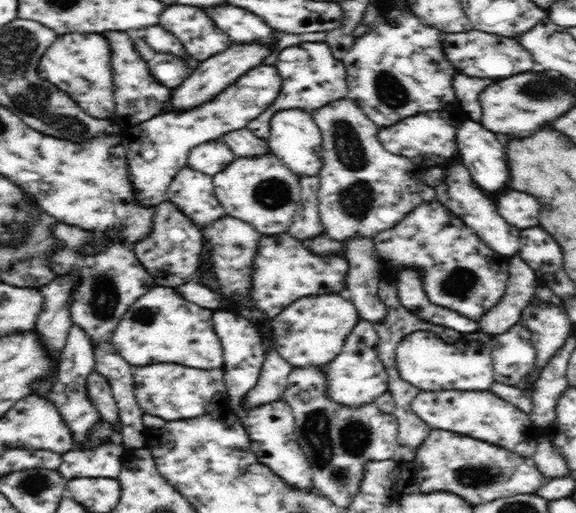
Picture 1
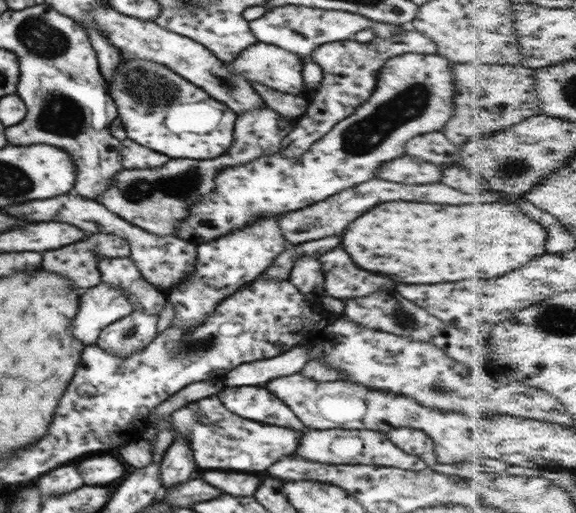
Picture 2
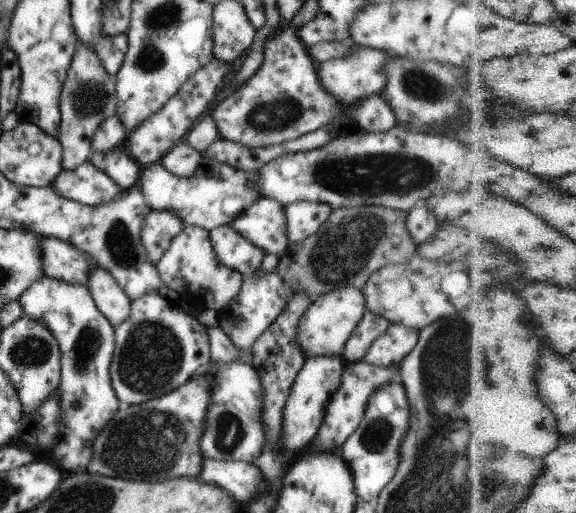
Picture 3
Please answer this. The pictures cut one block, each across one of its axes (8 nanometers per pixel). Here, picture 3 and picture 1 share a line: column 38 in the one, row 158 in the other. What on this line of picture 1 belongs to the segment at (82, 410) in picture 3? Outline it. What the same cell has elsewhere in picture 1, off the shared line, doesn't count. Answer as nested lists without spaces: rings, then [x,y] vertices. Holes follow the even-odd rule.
[[[282,110],[270,122],[270,138],[267,138],[271,153],[301,179],[304,176],[316,176],[322,168],[322,135],[313,116],[304,110]]]

